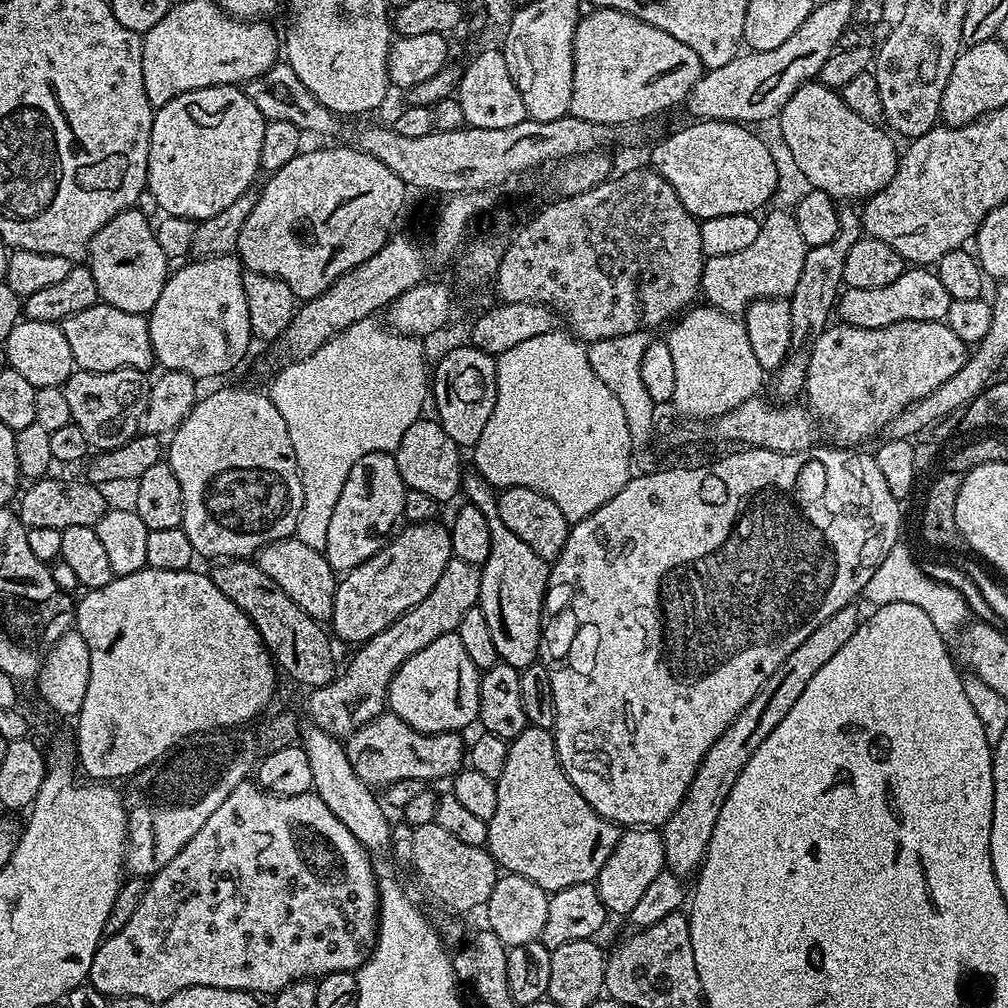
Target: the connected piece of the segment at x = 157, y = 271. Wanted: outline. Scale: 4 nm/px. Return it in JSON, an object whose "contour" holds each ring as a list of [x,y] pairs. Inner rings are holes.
{"contour":[[[139,207],[127,208],[122,214],[110,218],[110,222],[106,222],[106,226],[94,234],[90,245],[90,267],[94,283],[98,285],[100,300],[130,314],[151,312],[170,275],[168,256],[162,254],[162,246],[158,246],[153,225],[150,220],[148,224],[140,211]]]}

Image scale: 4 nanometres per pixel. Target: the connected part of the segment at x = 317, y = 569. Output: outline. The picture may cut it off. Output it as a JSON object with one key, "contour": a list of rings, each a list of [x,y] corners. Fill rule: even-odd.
{"contour":[[[289,538],[270,542],[260,549],[258,563],[262,574],[266,574],[266,578],[274,578],[274,582],[278,582],[278,586],[286,590],[286,594],[290,594],[290,598],[310,614],[310,618],[331,621],[338,573],[332,569],[323,552],[314,550],[314,546],[306,546],[306,542]]]}

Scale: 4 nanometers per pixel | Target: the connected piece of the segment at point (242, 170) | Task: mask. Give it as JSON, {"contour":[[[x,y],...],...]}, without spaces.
{"contour":[[[215,85],[199,88],[174,97],[166,106],[155,109],[150,130],[150,158],[148,159],[147,195],[165,216],[177,216],[197,222],[222,214],[226,206],[238,202],[242,194],[253,187],[256,175],[261,175],[262,130],[264,115],[254,106],[243,87]]]}

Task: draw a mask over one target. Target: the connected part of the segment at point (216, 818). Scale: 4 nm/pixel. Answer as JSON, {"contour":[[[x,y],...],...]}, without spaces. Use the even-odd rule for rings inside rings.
{"contour":[[[245,782],[234,786],[234,790],[206,818],[206,826],[162,866],[156,875],[147,881],[144,897],[138,902],[138,910],[134,910],[130,922],[118,930],[118,934],[107,937],[100,942],[100,948],[94,954],[94,962],[88,971],[87,983],[98,986],[102,994],[109,998],[113,996],[125,996],[134,994],[138,998],[146,998],[153,1002],[159,1002],[178,994],[178,990],[186,990],[194,986],[214,986],[226,990],[242,990],[253,994],[268,992],[275,994],[281,992],[290,982],[298,982],[305,978],[319,978],[329,976],[335,972],[355,973],[368,960],[372,948],[376,945],[376,925],[380,914],[379,890],[376,886],[373,857],[369,849],[360,845],[358,838],[342,826],[334,814],[330,814],[330,806],[322,802],[315,791],[294,794],[293,796],[277,796],[274,792],[268,792],[255,782]]]}

